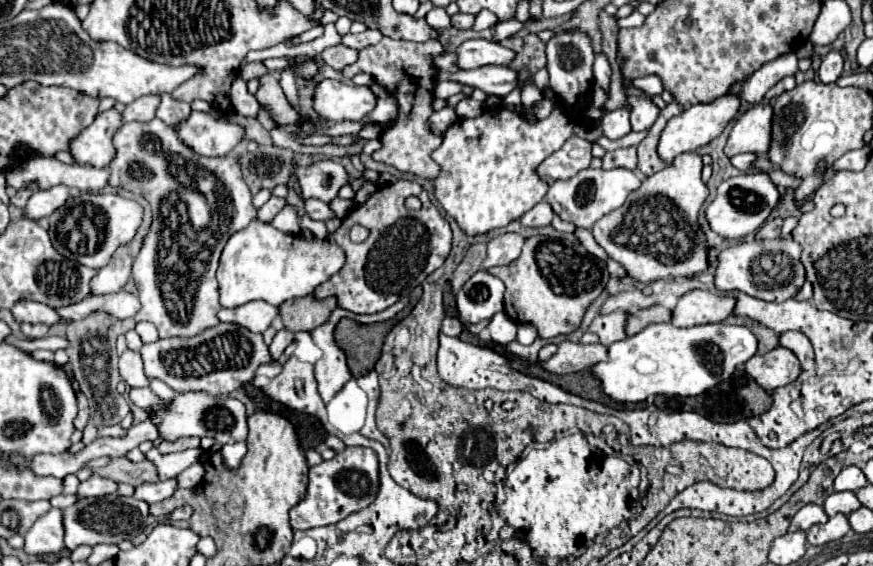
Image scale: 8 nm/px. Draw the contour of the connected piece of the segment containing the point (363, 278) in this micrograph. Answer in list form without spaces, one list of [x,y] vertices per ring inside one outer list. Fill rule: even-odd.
[[[398,180],[394,184],[380,186],[364,206],[350,210],[350,214],[342,222],[342,228],[330,234],[330,238],[344,248],[346,266],[328,282],[320,284],[314,290],[314,296],[336,296],[338,306],[356,314],[380,312],[400,298],[408,296],[414,286],[422,284],[436,268],[444,264],[452,246],[448,220],[430,202],[428,192],[420,184],[410,180]],[[408,196],[418,196],[422,200],[422,208],[404,208],[404,200]],[[354,224],[362,224],[370,230],[370,236],[362,244],[354,244],[348,236]]]

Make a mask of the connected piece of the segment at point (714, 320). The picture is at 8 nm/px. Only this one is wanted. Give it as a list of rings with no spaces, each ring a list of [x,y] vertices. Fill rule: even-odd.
[[[692,290],[678,300],[672,312],[672,324],[678,328],[720,324],[734,312],[734,304],[736,300],[732,296],[712,294],[710,290]]]

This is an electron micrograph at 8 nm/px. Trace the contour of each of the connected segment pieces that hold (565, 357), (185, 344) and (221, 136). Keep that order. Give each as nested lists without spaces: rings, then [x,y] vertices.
[[[562,342],[558,346],[558,352],[546,360],[540,362],[542,368],[554,374],[572,374],[572,372],[582,372],[590,370],[590,364],[598,364],[606,360],[606,346],[604,344],[574,344],[574,342]]]
[[[220,322],[198,336],[184,338],[160,338],[152,344],[144,344],[140,348],[146,376],[158,378],[166,382],[180,394],[186,392],[206,392],[212,396],[230,394],[236,388],[254,380],[254,374],[260,364],[272,360],[268,346],[262,340],[262,334],[254,334],[238,324],[224,324]]]
[[[192,112],[178,128],[180,140],[202,156],[226,156],[244,138],[244,128],[204,112]]]

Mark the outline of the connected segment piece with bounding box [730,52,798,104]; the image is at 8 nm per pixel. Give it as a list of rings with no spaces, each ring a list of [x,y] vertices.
[[[790,52],[786,56],[778,56],[778,60],[772,60],[770,64],[764,64],[748,80],[744,80],[742,84],[734,84],[730,92],[750,104],[758,104],[776,82],[796,74],[796,70],[798,70],[798,58],[794,52]]]

